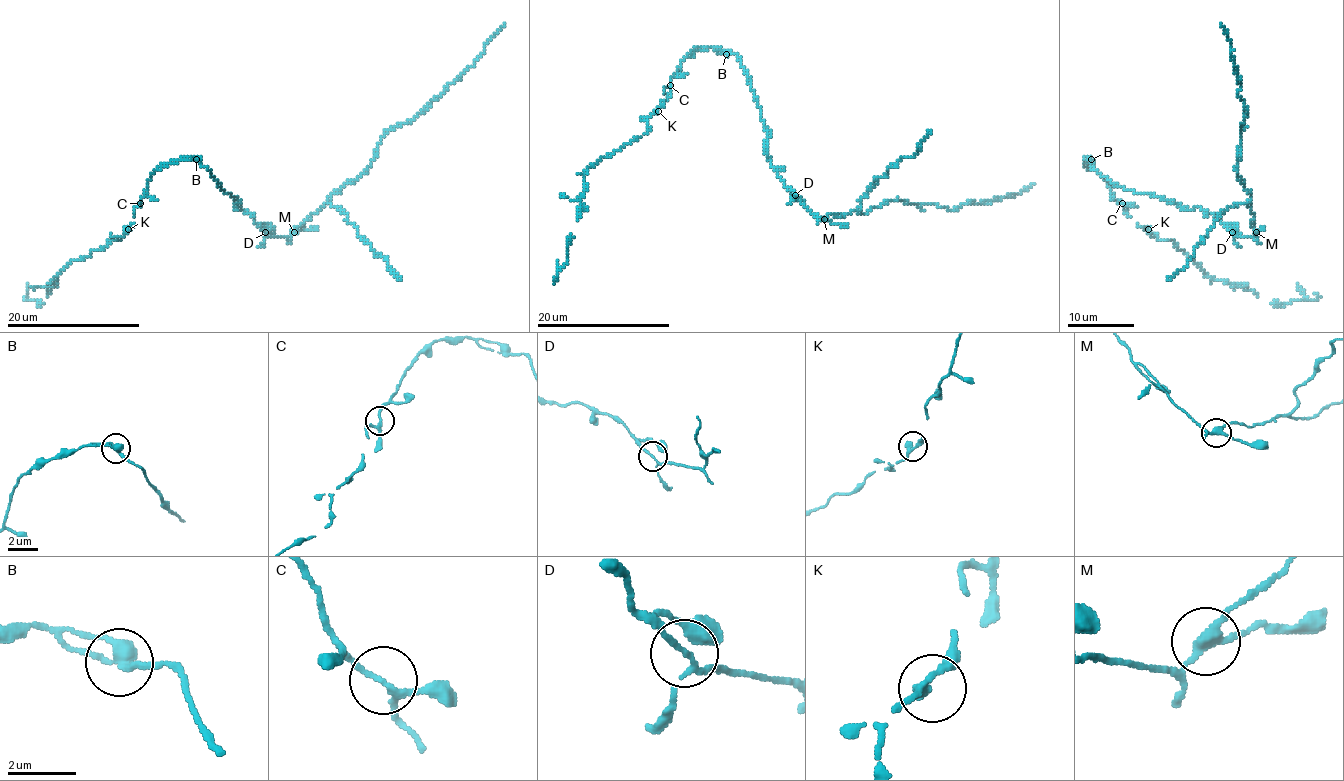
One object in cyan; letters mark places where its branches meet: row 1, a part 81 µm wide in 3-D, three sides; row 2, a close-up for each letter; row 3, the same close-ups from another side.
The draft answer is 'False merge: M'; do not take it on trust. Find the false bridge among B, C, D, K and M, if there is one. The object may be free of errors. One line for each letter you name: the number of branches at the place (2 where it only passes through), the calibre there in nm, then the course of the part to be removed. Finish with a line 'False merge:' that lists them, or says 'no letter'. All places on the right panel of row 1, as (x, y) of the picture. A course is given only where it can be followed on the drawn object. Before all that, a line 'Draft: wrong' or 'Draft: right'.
Draft: right
M: 3 branches meet; 240 nm thick; foreign part runs (1257, 232), (1252, 226), (1250, 192), (1237, 172), (1247, 111), (1238, 94), (1240, 77), (1228, 34), (1220, 22)
False merge: M

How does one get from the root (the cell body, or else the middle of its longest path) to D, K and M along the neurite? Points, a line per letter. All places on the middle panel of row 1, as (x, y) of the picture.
D: (762, 111), (767, 133), (767, 156), (785, 186), (795, 195)
K: (762, 111), (740, 59), (717, 48), (693, 49), (682, 61), (670, 86), (665, 88), (658, 111)
M: (762, 111), (767, 133), (767, 156), (773, 170), (803, 205), (823, 220)

